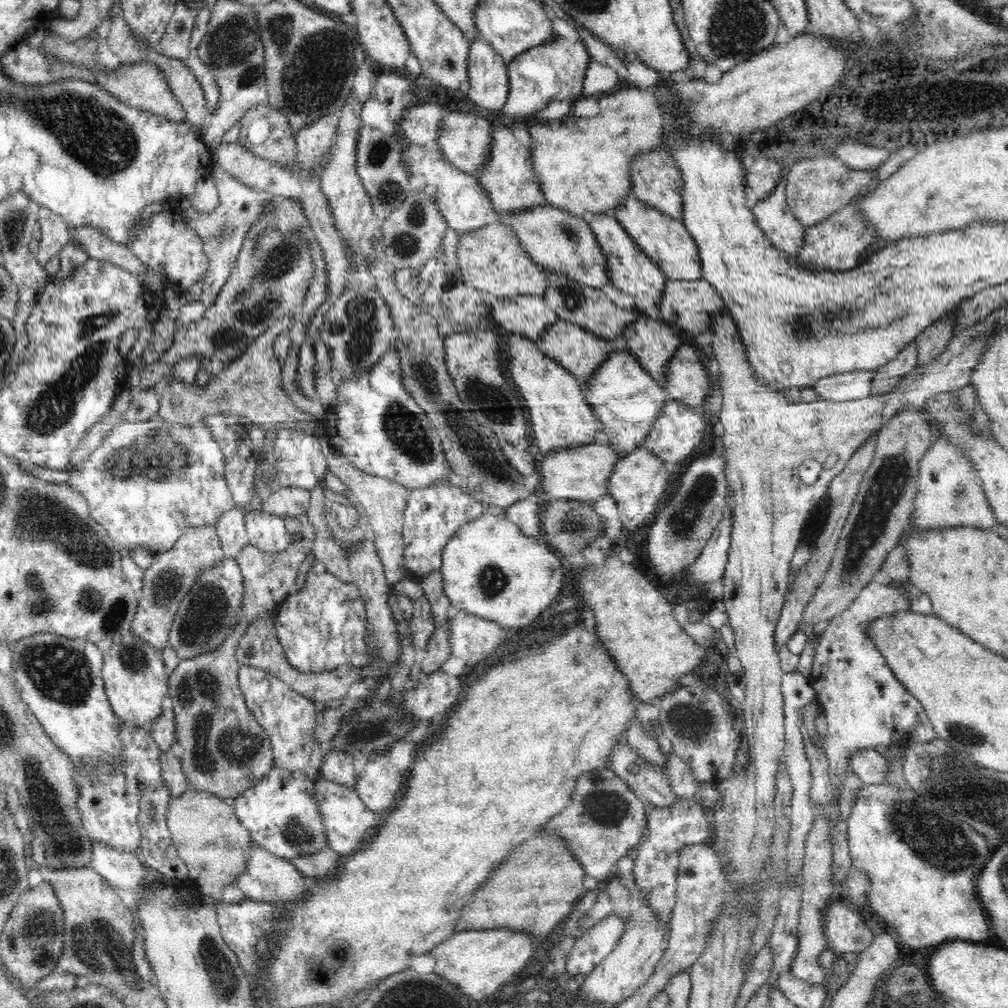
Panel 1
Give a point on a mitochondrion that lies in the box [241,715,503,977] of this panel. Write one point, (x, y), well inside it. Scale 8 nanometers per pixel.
(297, 833)

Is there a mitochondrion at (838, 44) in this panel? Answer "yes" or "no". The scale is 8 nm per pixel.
no

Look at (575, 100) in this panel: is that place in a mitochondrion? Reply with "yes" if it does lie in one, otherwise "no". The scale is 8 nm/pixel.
no

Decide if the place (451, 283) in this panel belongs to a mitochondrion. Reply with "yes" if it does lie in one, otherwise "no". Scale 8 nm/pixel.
no

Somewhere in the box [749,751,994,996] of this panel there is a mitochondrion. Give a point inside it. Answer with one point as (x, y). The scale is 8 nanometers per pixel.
(934, 838)

